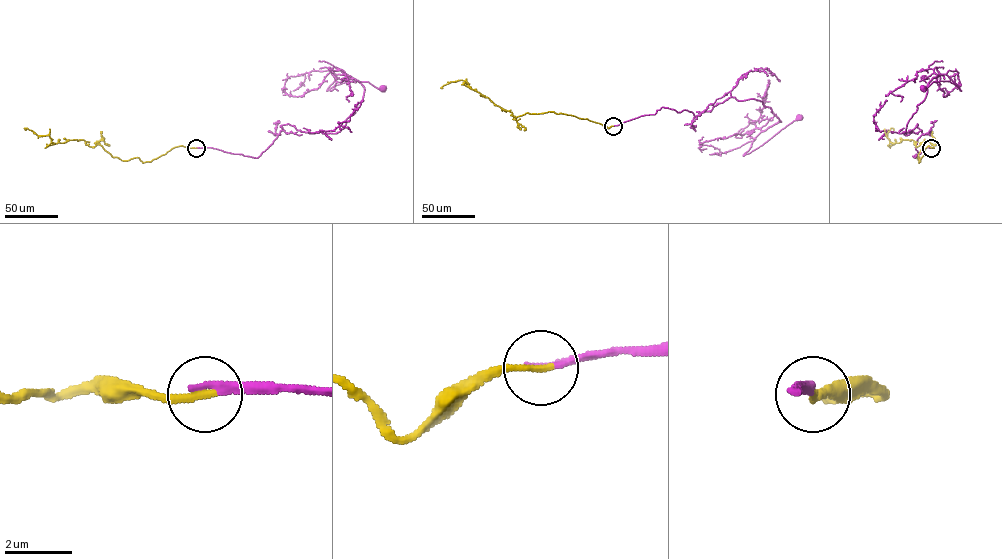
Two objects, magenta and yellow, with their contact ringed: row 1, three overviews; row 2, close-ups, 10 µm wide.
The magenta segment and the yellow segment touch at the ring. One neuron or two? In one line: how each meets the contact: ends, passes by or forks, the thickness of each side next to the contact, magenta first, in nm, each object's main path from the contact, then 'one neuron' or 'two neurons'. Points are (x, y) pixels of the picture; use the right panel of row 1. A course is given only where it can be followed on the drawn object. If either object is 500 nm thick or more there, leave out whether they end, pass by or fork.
magenta ends | yellow ends | 220/220 nm | magenta via (931, 148), (913, 156), (922, 131), (903, 133), (908, 122), (937, 74), (961, 90), (924, 88) | yellow via (931, 148), (924, 149), (919, 162), (922, 144), (916, 147), (912, 139), (891, 143), (885, 135), (893, 128) | one neuron

